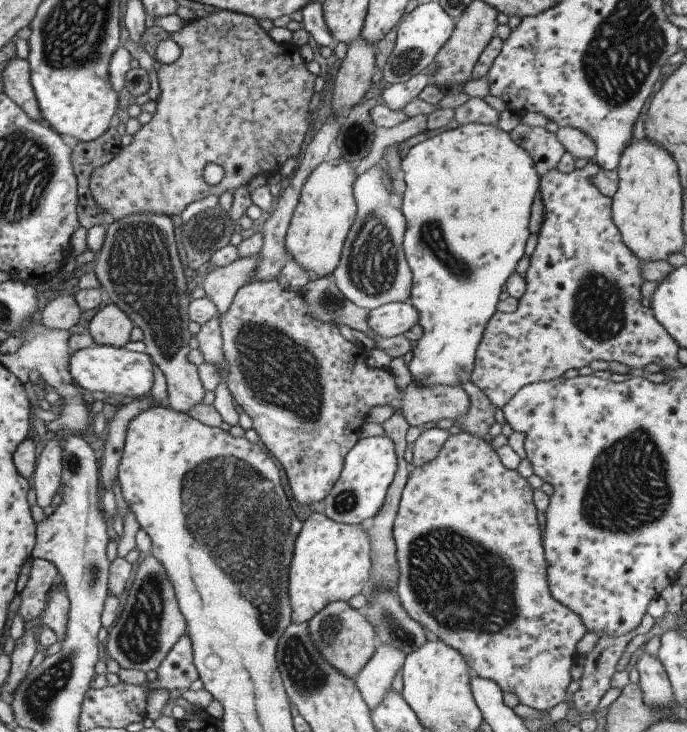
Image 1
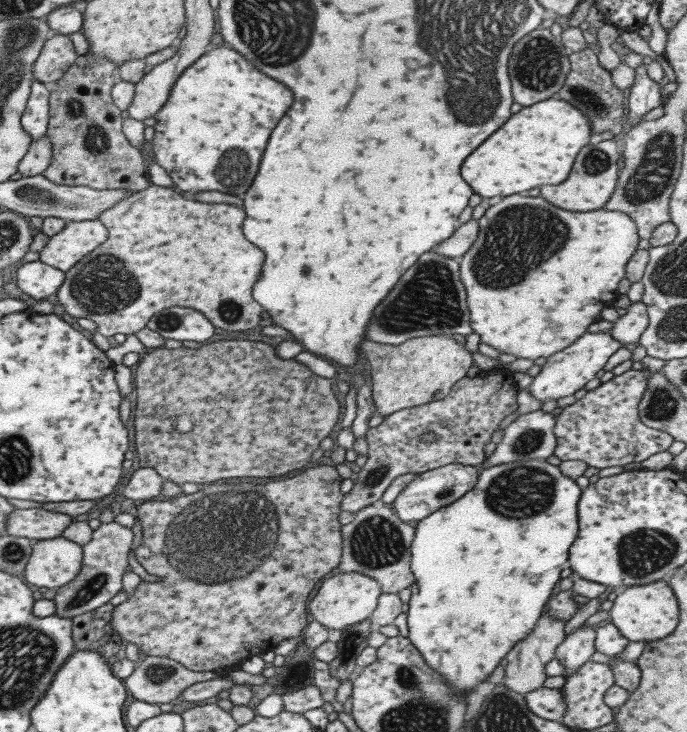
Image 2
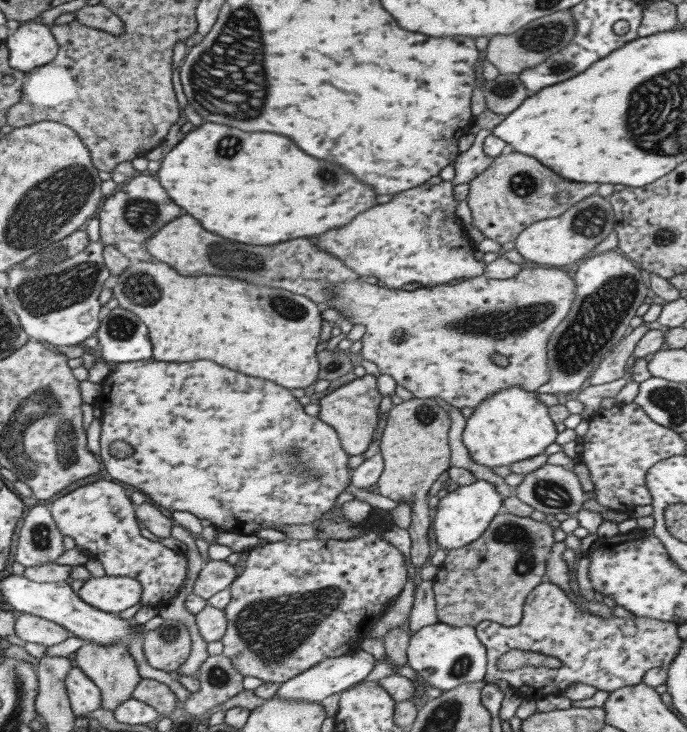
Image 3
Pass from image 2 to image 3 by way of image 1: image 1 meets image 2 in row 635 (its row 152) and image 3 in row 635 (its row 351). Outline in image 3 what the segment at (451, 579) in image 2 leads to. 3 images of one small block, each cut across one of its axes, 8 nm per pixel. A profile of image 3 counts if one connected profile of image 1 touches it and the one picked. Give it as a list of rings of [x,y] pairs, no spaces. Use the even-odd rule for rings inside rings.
[[[437,621],[423,626],[410,636],[406,650],[406,664],[429,686],[451,690],[467,682],[479,682],[485,676],[486,652],[475,635],[474,627],[447,625]]]

